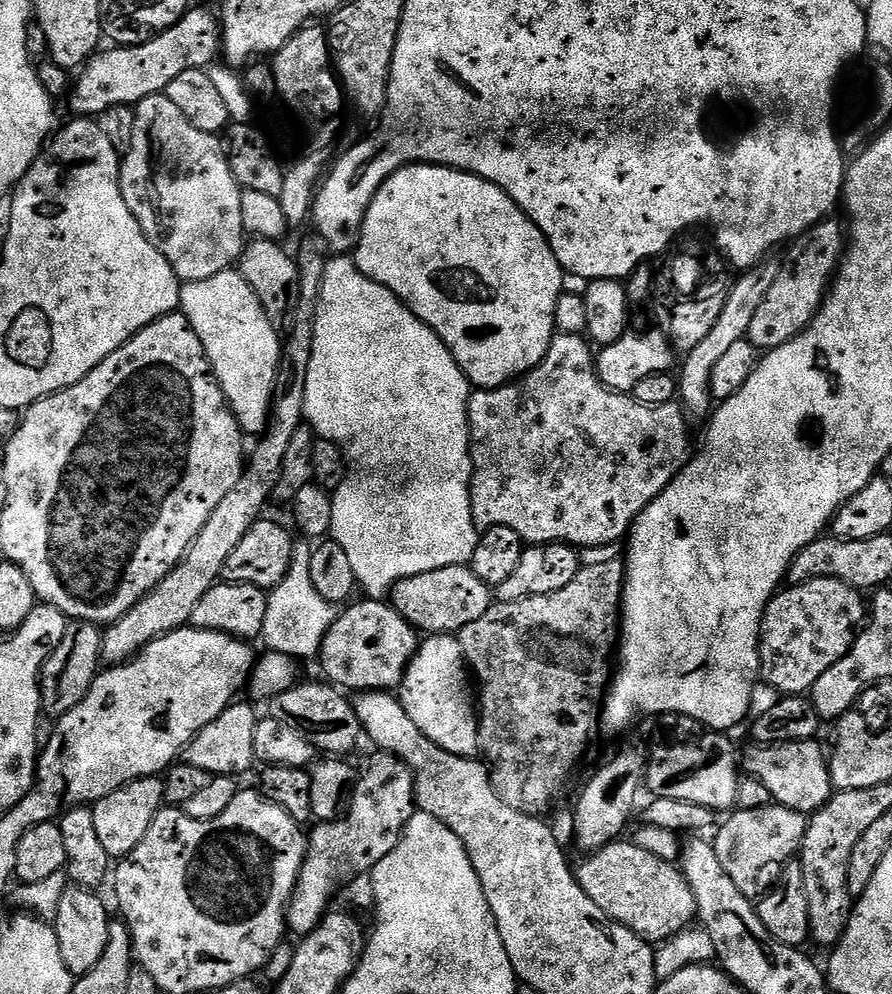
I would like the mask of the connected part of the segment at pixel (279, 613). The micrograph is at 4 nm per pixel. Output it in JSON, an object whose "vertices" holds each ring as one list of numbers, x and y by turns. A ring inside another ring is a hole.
{"vertices":[[296,558,293,559,286,578,282,578,280,585,268,592,262,640,268,643,267,647,273,652,281,652,293,658,315,657,337,615,334,605,326,602,326,598,322,598,318,590,314,590,308,559]]}

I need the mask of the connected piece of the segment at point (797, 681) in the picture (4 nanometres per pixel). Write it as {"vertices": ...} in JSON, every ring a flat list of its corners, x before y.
{"vertices":[[830,578,807,580,804,584,793,584,777,592,764,613,764,625,760,628,760,675,763,683,789,696,811,693,814,682,818,682,834,662,852,649,858,629,866,620,866,600,860,596,863,595,846,582]]}

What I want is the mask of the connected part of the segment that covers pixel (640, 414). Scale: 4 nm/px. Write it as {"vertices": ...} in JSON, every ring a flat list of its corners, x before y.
{"vertices":[[561,332,553,335,550,342,550,350,546,354,546,358,542,358,542,362,536,367,533,372,528,373,527,376,513,380,511,384,503,384,501,388,482,388,473,391,468,397,468,429,472,435,472,516,476,520,477,529,483,530,485,528,493,528,494,526,506,526,510,530,514,530,514,534,518,534,525,545,531,546,534,544,571,544,577,549,583,550,586,548,602,548,605,546,615,545,615,540,623,541,629,535,630,529,637,516,642,510,646,510,646,506,650,506,650,502,654,502,654,498,658,498,658,494,662,494,666,490,666,486,673,480,685,464,688,463,690,457,694,452,694,444,692,448,692,436,688,433,689,417,686,415,683,407,677,406,675,403,663,404,657,408,650,406,642,406,638,403,631,394,623,392,614,392,608,388,598,378,596,373,596,362,594,359,594,352,590,347,589,341,584,336,575,336,574,334,566,334]]}

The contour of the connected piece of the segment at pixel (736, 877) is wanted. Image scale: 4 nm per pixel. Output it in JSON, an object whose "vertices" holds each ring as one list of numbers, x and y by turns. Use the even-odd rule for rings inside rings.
{"vertices":[[773,802,758,810,733,811,725,820,728,821,721,826,720,833,714,839,718,862,722,862,722,870,730,874,734,886,742,890,744,897,755,901,762,892,762,888,759,888,760,875,775,864,787,865,799,853,809,817]]}

